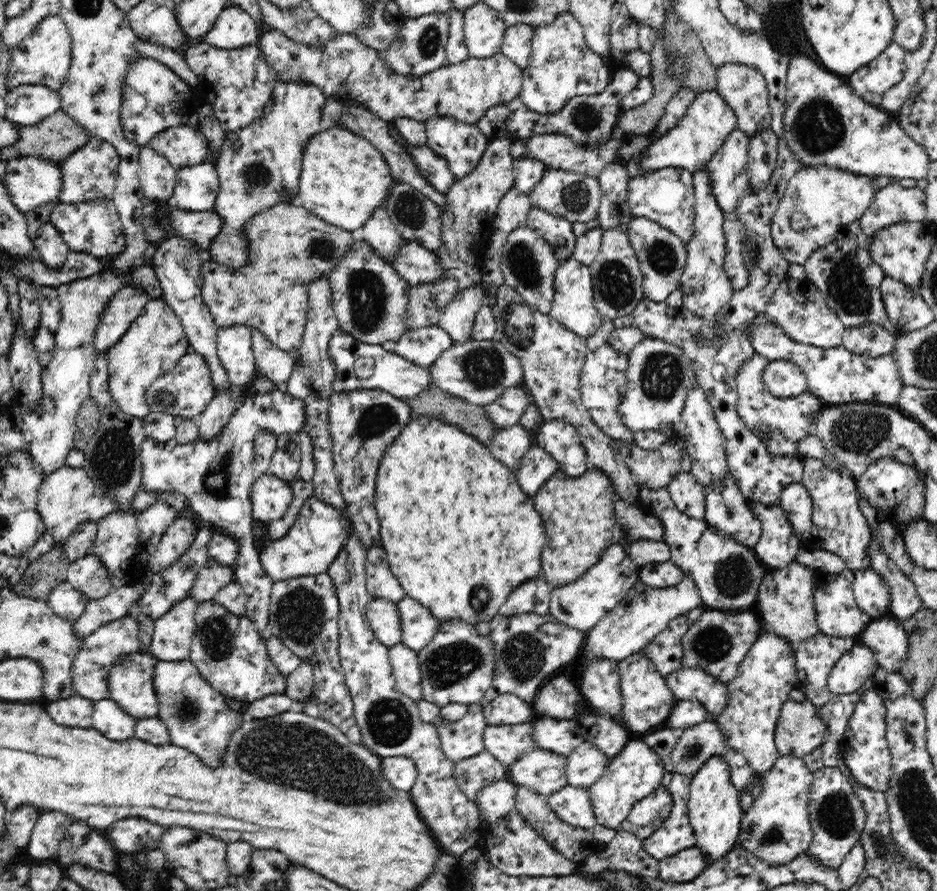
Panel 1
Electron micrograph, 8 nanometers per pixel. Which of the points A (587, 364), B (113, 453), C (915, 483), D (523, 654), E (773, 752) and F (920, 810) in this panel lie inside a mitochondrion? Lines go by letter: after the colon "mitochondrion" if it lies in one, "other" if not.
A: other
B: mitochondrion
C: other
D: mitochondrion
E: other
F: mitochondrion

